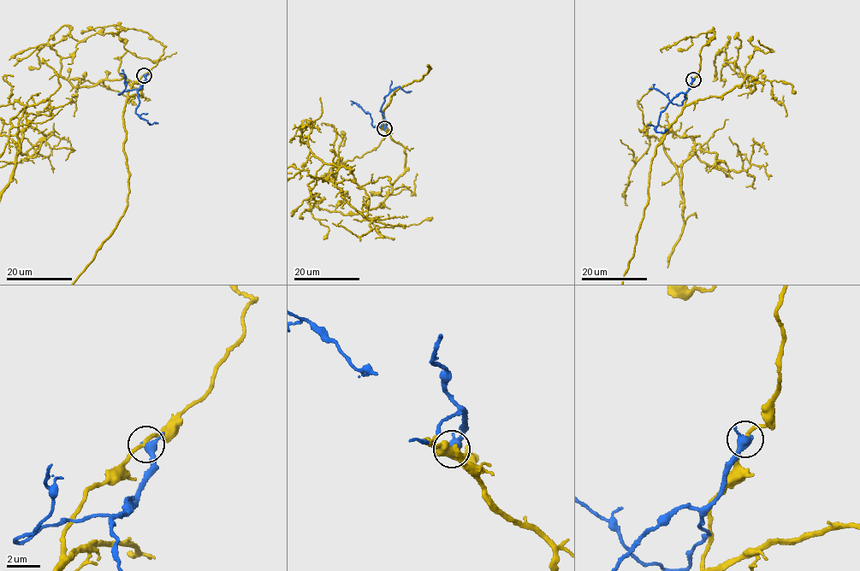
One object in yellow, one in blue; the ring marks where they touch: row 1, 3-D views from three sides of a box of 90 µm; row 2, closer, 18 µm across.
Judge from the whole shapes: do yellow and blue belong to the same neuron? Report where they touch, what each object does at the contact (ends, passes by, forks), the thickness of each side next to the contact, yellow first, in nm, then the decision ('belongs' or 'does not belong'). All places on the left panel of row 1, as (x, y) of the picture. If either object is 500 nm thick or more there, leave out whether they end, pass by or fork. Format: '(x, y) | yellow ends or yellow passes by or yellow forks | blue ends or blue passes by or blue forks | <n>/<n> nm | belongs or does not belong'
(144, 75) | yellow passes by | blue passes by | 200/400 nm | does not belong

